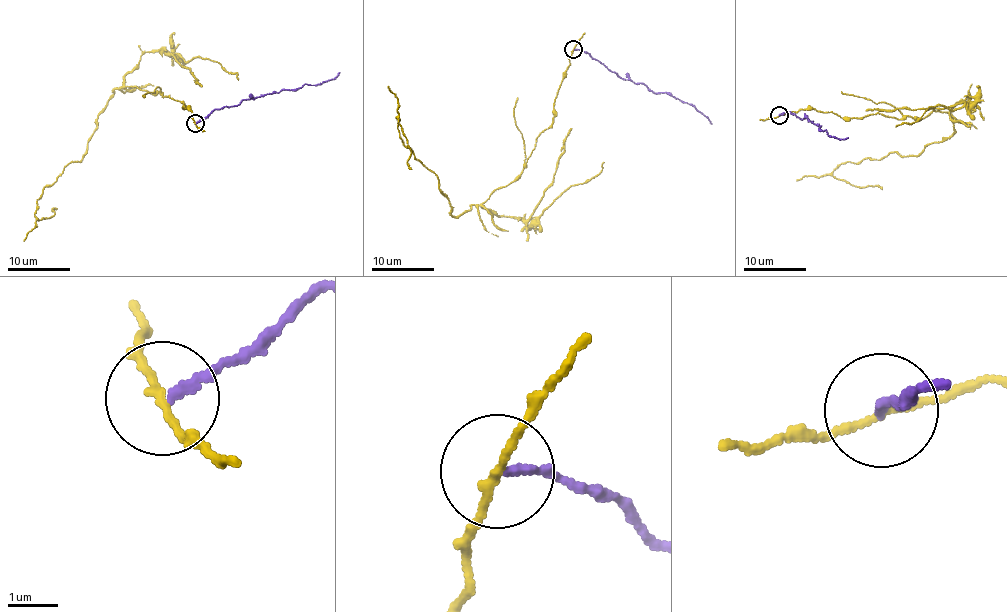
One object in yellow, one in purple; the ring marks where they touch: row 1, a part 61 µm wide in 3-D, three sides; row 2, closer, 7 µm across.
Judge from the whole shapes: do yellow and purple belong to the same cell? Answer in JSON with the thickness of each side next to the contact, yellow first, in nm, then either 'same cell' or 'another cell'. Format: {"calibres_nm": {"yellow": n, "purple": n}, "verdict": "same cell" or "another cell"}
{"calibres_nm": {"yellow": 130, "purple": 170}, "verdict": "another cell"}

